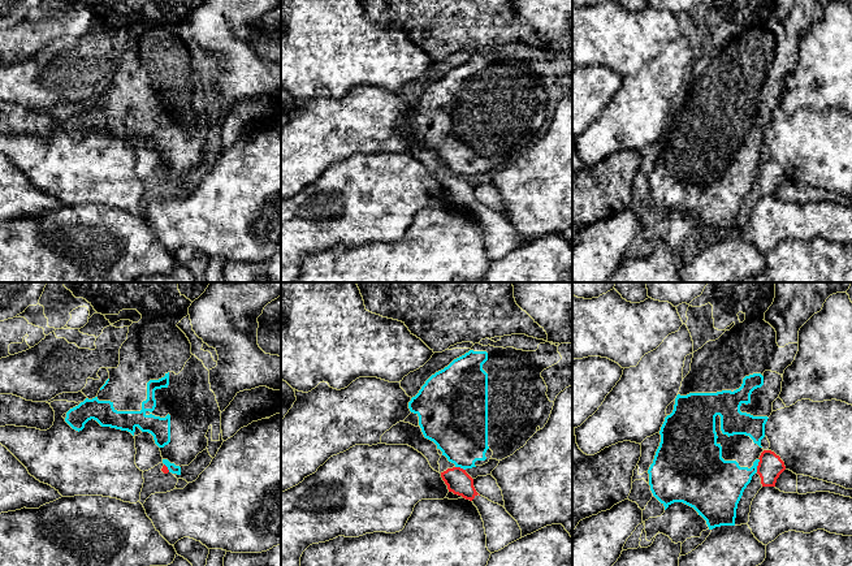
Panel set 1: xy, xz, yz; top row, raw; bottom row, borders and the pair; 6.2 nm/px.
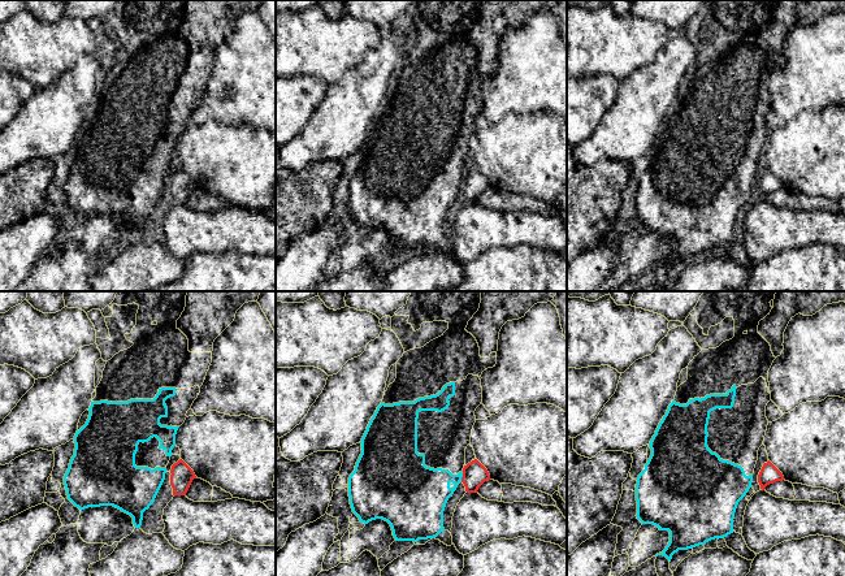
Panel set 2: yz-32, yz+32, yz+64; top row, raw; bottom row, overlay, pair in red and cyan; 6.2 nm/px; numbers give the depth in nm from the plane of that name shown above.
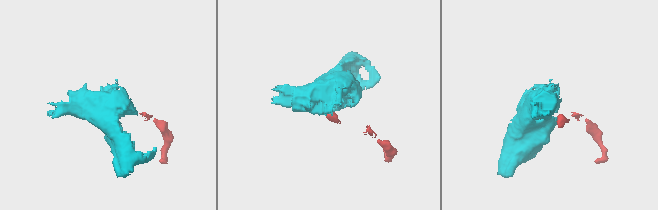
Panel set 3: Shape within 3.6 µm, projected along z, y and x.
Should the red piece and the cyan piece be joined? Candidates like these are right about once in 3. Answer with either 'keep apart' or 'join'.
keep apart

